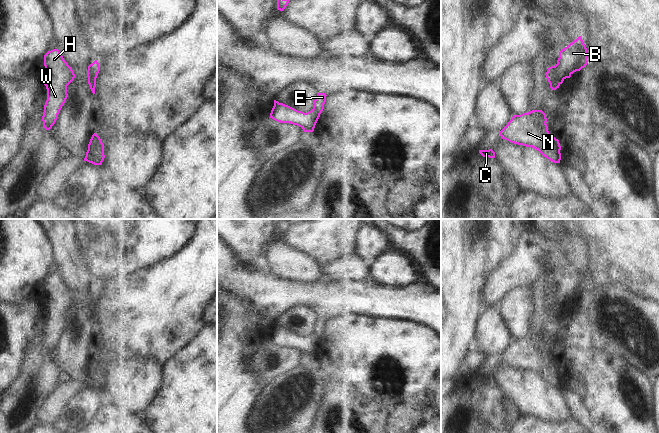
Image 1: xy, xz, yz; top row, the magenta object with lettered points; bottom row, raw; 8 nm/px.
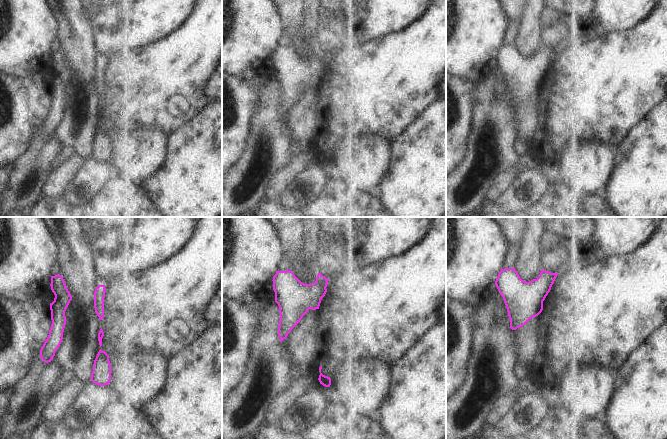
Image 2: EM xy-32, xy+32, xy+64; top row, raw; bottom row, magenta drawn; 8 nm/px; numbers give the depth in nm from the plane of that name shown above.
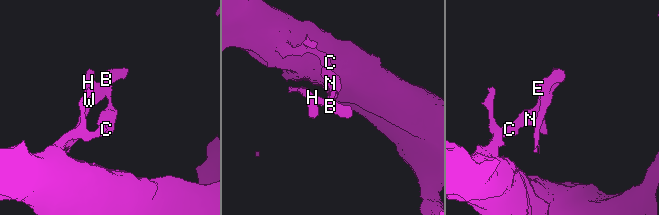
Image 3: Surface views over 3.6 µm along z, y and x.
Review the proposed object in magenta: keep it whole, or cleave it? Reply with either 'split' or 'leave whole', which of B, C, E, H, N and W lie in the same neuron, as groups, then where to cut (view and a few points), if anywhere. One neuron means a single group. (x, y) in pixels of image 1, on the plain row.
split; groups B H W / C E N; cut yz (555, 289), (557, 302), (560, 307)

